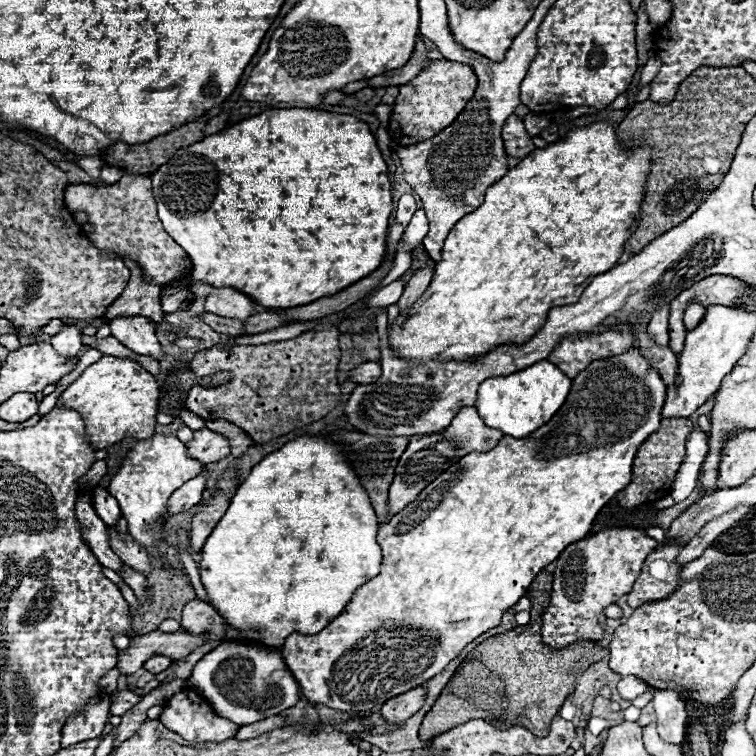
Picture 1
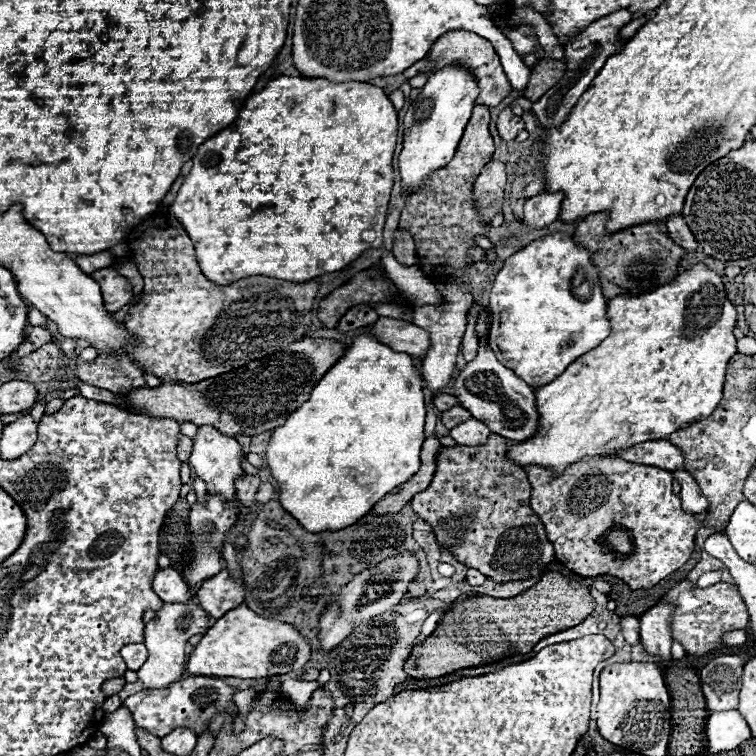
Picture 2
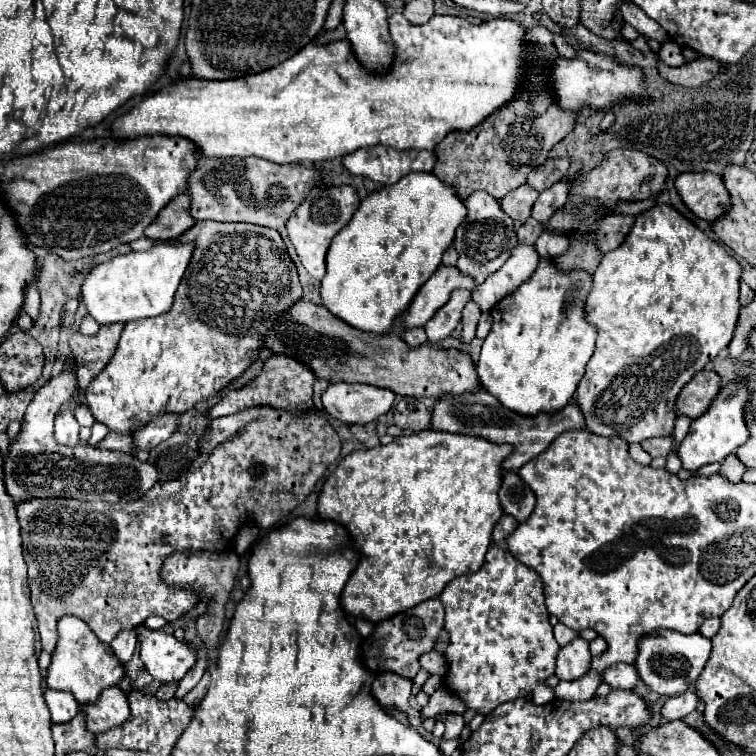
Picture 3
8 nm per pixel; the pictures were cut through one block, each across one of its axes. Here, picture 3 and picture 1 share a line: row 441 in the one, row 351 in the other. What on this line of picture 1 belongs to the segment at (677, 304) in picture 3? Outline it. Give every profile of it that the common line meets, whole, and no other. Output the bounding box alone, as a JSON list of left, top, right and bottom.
[282,342,666,714]

